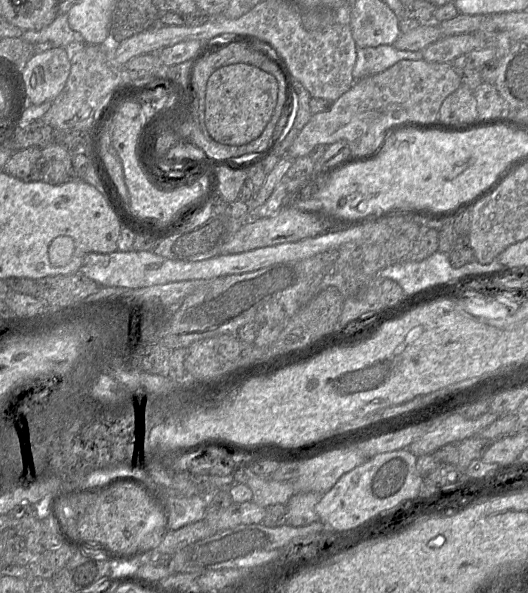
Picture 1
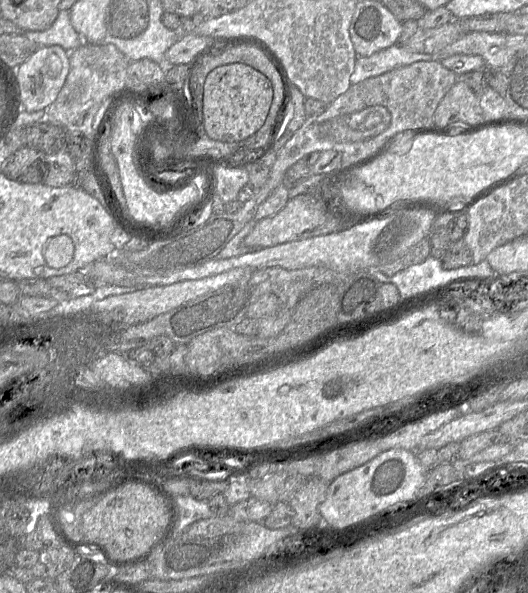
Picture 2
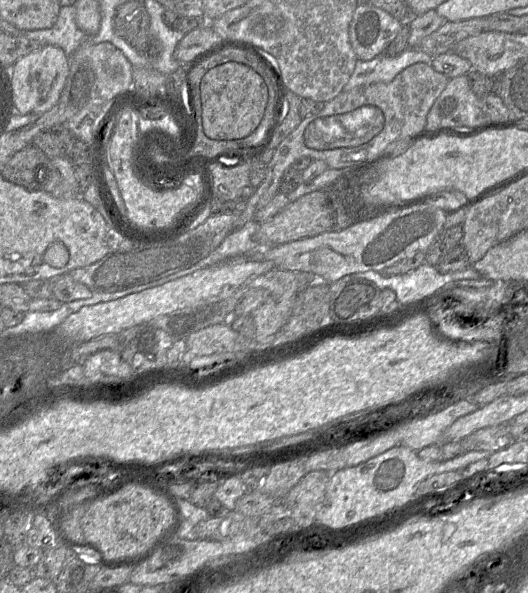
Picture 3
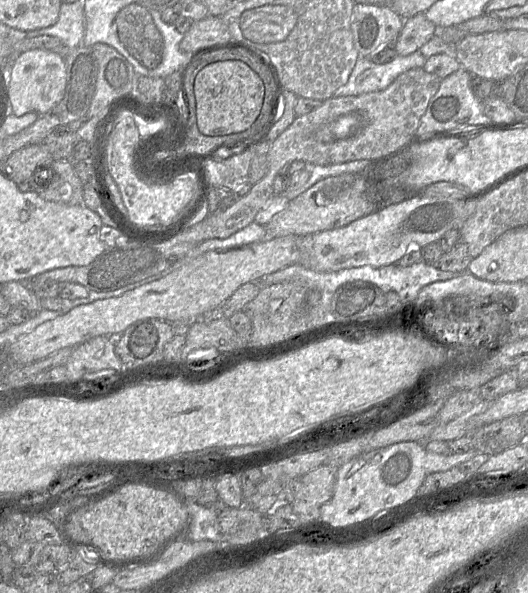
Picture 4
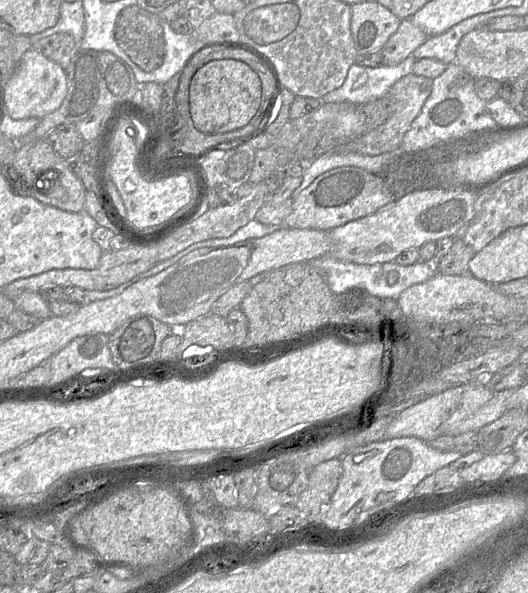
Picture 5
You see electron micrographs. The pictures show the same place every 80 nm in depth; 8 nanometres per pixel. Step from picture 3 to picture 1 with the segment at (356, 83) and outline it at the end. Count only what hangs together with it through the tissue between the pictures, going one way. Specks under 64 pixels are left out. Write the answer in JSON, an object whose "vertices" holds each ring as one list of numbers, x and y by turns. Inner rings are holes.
{"vertices":[[393,45,356,47,357,59,352,71,354,81,381,73,402,60,422,60,421,51,401,51]]}

